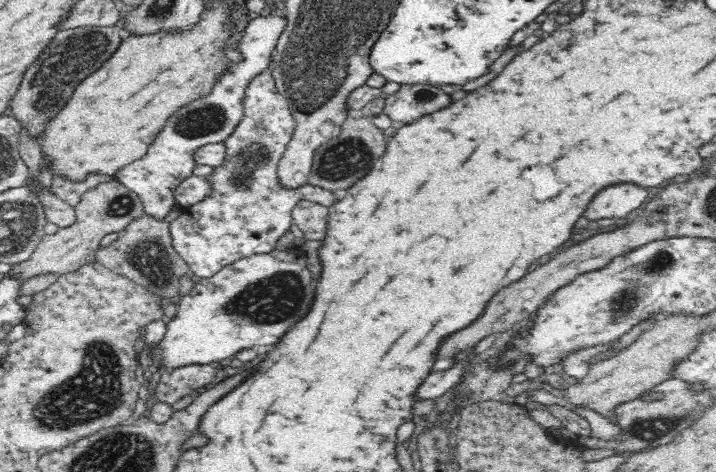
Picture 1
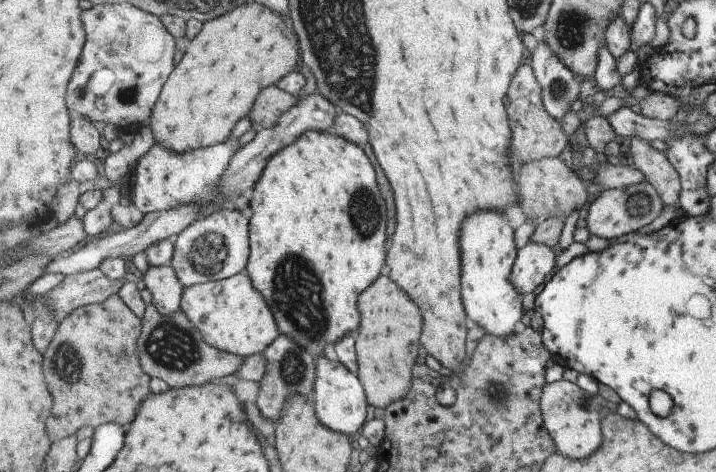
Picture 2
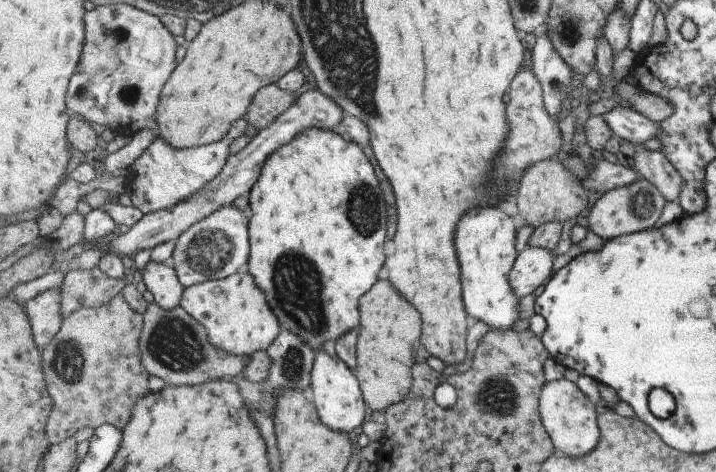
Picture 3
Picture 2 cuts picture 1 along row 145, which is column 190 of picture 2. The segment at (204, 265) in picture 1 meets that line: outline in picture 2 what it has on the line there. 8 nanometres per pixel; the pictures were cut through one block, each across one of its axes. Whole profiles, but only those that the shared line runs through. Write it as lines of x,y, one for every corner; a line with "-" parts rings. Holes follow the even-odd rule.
226,207
209,218
199,219
176,239
174,257
171,262
184,288
197,284
217,282
243,271
252,254
250,244
251,220
235,208

